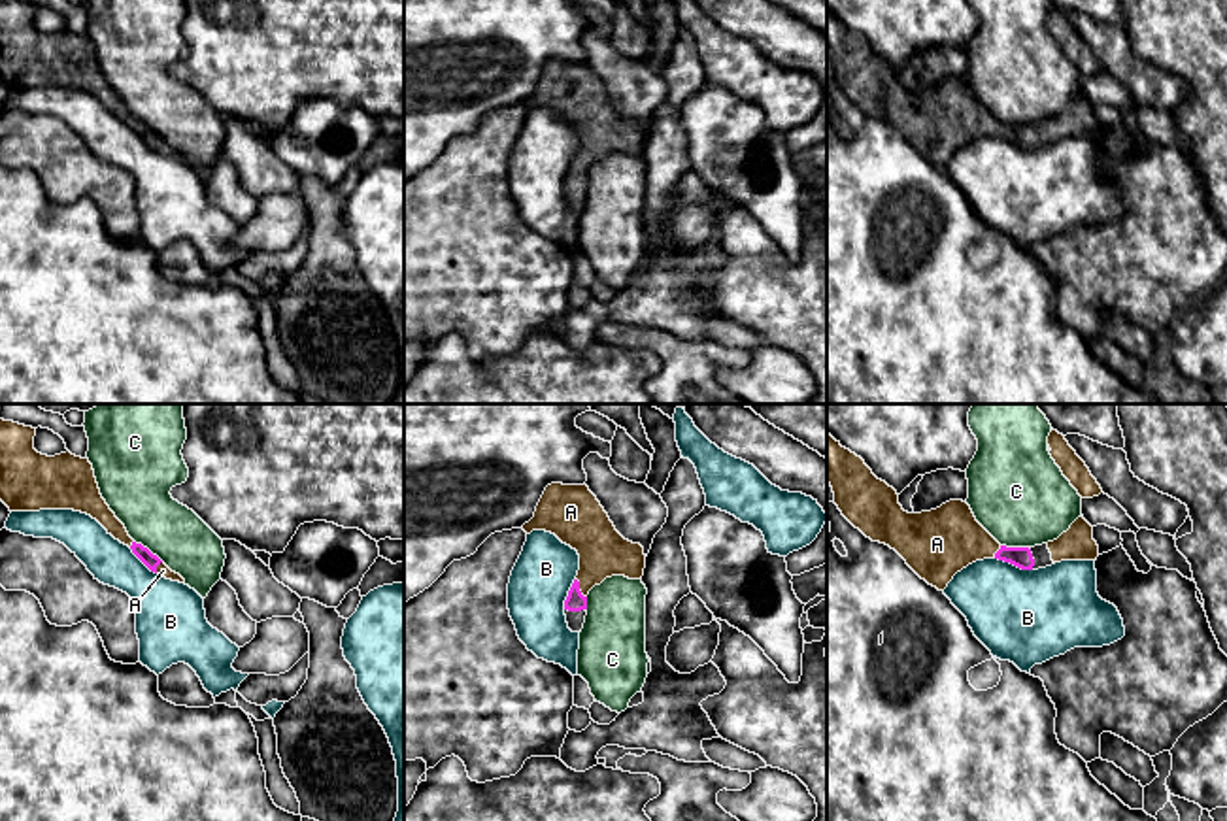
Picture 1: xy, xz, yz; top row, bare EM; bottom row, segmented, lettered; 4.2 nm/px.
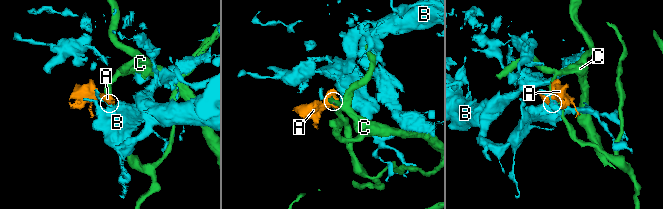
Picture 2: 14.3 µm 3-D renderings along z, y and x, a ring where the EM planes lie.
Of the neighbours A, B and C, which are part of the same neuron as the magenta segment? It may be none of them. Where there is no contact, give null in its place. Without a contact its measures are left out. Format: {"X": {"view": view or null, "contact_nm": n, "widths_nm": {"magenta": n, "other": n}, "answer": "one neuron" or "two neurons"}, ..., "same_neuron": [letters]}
{"A": {"view": "xz", "contact_nm": 100, "widths_nm": {"magenta": 80, "other": 220}, "answer": "one neuron"}, "B": {"view": "yz", "contact_nm": 170, "widths_nm": {"magenta": 90, "other": 400}, "answer": "two neurons"}, "C": {"view": "xy", "contact_nm": 160, "widths_nm": {"magenta": 70, "other": 280}, "answer": "two neurons"}, "same_neuron": ["A"]}

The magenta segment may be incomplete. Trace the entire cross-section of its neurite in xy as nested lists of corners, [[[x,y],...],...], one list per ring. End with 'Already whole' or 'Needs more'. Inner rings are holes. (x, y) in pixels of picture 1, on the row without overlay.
[[[0,0],[0,77],[9,89],[40,89],[40,87],[74,87],[96,96],[108,111],[128,123],[132,130],[155,151],[185,160],[157,132],[142,121],[136,121],[125,102],[115,94],[100,72],[92,42],[89,36],[72,32],[70,28],[47,34],[34,26],[36,6],[19,0]]]. Needs more

